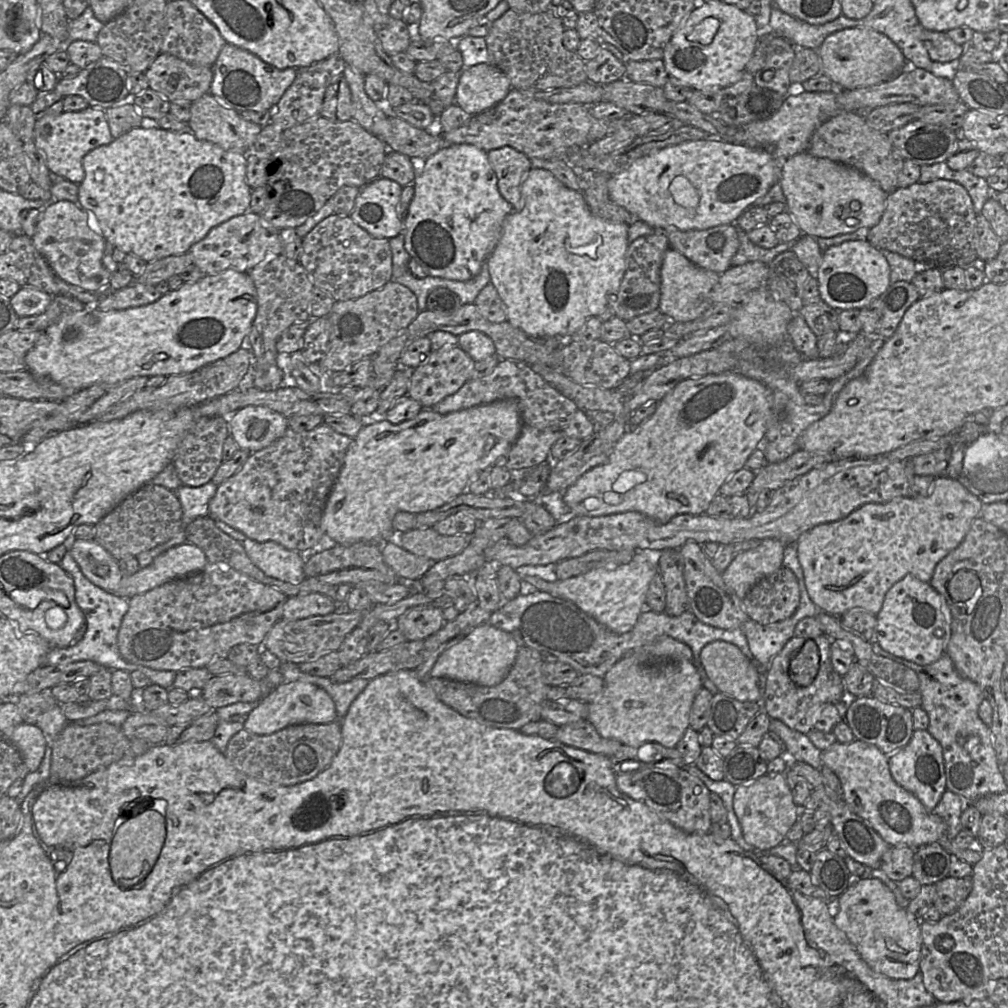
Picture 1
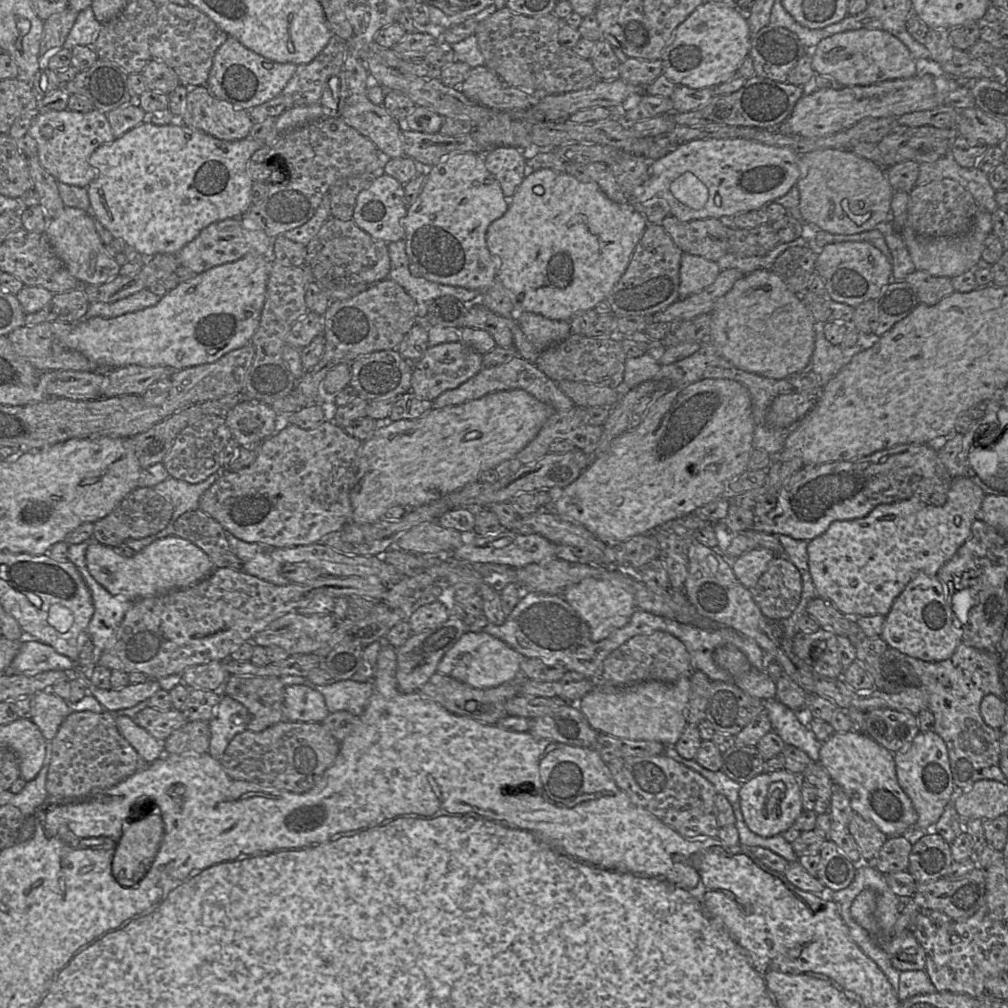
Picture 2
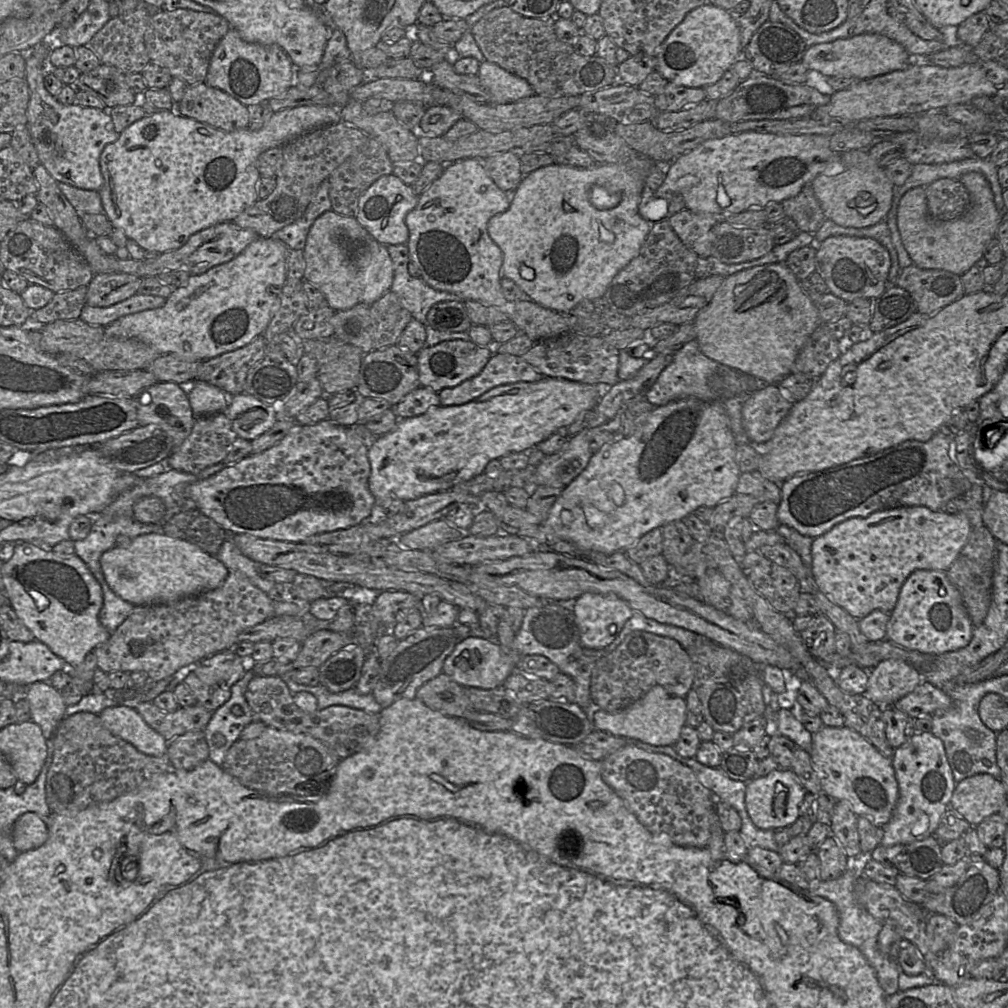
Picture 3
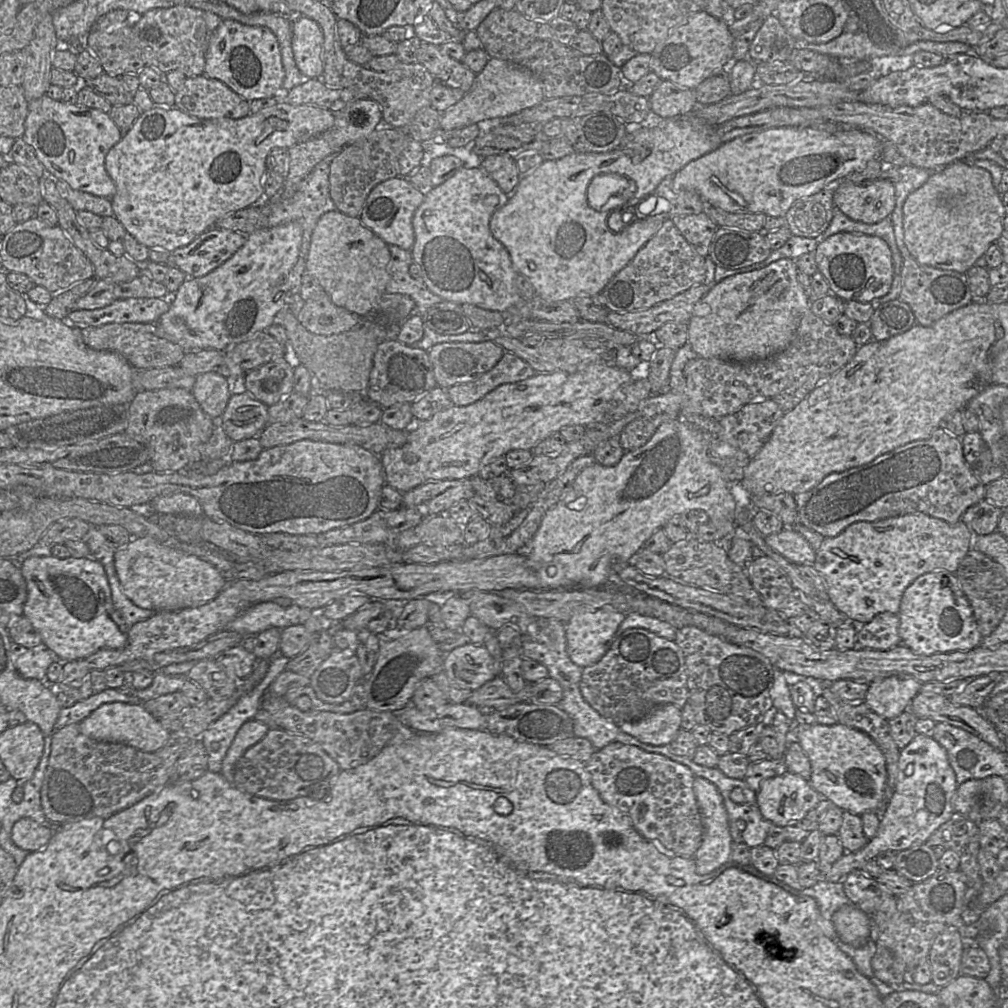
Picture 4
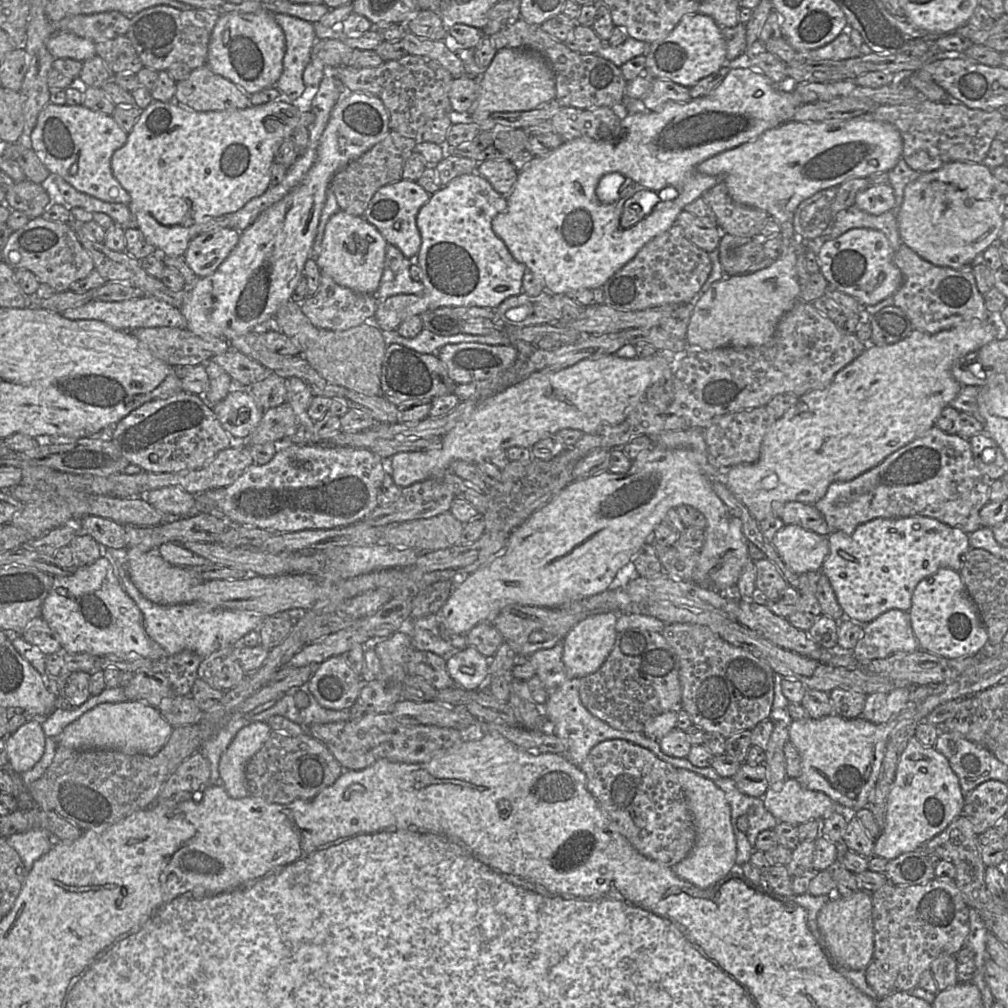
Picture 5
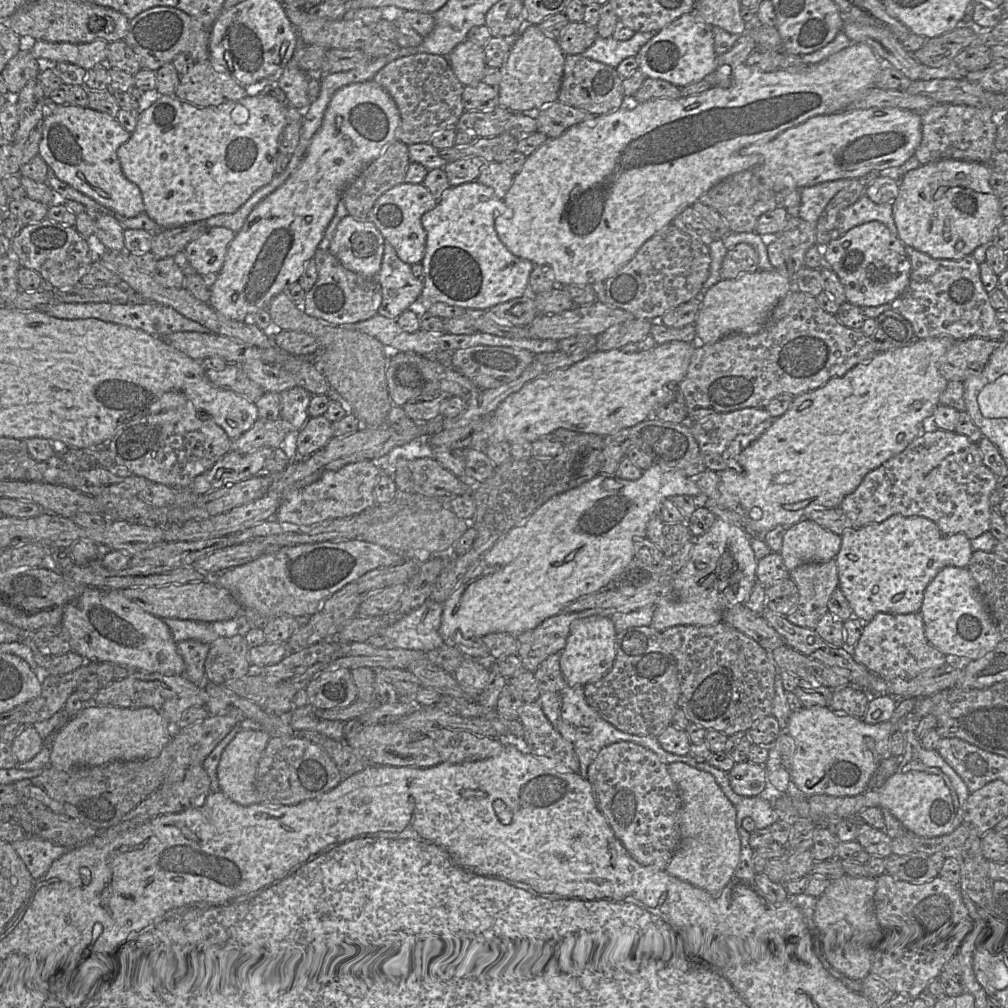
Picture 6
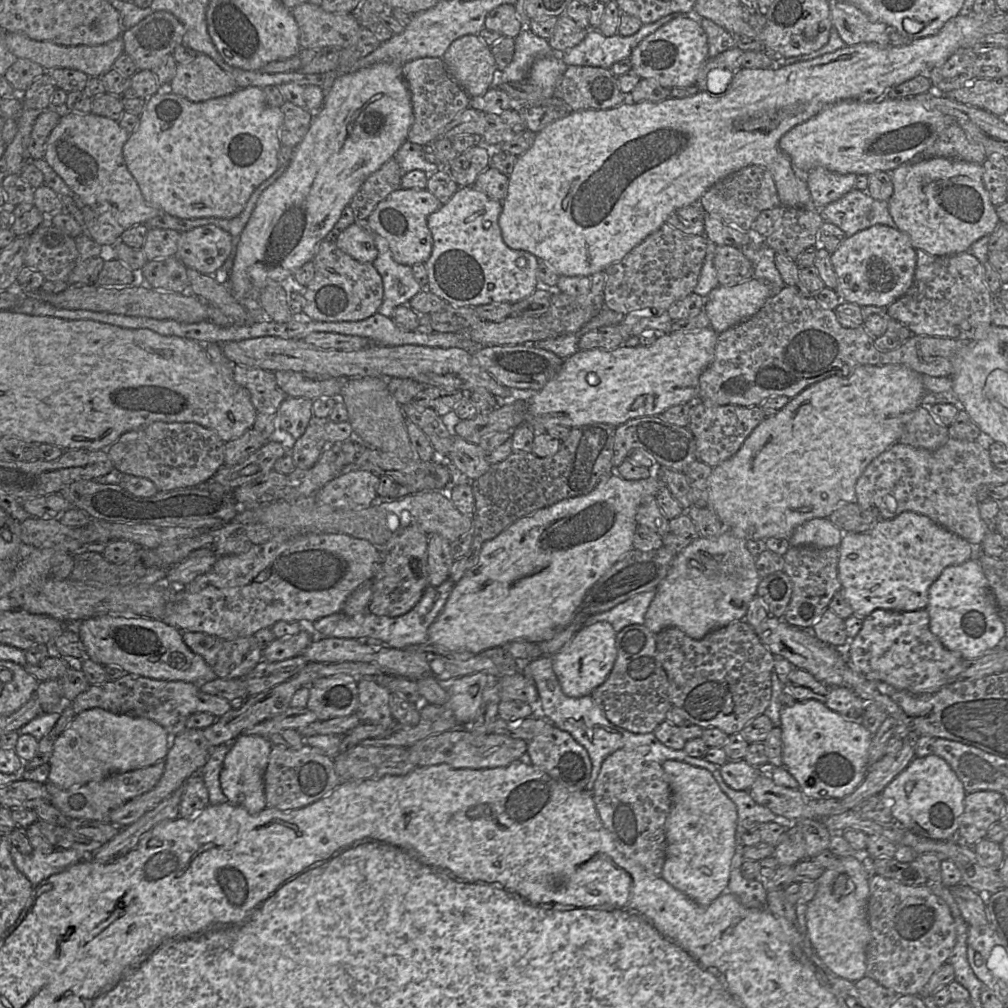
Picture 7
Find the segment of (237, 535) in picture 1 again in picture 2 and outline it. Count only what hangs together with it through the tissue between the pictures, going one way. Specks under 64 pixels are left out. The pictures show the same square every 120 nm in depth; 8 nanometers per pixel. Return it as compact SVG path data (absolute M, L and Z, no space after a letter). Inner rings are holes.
M226 530L225 536L233 553L242 561L242 571L278 586L291 583L282 574L284 563L272 557L272 547L259 543L247 543Z

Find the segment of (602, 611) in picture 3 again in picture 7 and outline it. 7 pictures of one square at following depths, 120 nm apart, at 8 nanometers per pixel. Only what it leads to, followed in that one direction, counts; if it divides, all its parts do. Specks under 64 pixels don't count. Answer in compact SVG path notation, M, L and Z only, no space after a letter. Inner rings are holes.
M599 621L583 626L553 657L553 669L562 691L579 698L591 693L605 682L617 658L616 635L612 625Z

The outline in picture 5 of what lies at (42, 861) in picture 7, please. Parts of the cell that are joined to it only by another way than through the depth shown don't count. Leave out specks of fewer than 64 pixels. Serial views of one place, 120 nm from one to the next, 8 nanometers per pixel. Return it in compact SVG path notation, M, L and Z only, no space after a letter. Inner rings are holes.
M45 829L15 833L6 840L19 854L26 871L30 871L33 864L52 848L50 832Z

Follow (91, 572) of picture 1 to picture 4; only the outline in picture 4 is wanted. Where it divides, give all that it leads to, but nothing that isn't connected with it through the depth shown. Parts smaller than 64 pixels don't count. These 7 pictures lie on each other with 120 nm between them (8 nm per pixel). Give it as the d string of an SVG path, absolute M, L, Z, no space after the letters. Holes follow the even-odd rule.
M146 536L132 538L114 555L115 570L125 595L137 606L157 611L178 611L214 600L228 580L211 563L168 547Z

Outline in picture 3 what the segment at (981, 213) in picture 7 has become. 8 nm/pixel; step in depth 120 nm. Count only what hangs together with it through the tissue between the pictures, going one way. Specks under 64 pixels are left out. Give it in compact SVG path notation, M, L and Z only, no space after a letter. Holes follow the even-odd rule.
M969 172L962 175L959 181L970 195L970 206L956 219L932 219L923 186L910 189L899 202L897 225L901 240L913 264L919 268L945 270L961 276L983 257L987 244L995 237L1003 214L995 206L988 180L981 173Z

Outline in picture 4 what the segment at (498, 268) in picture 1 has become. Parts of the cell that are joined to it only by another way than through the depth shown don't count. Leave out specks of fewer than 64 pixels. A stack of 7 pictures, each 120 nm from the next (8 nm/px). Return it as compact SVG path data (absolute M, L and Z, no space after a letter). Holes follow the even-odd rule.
M693 111L681 114L676 117L663 119L657 126L643 126L641 123L629 123L626 125L626 134L618 148L607 153L582 153L574 152L571 155L565 156L557 160L544 160L533 172L528 175L522 175L517 190L509 195L508 202L495 211L490 218L490 231L492 235L507 249L512 264L517 273L526 276L534 287L536 295L546 301L558 302L565 300L573 300L579 296L593 296L603 291L606 284L621 270L623 269L641 249L661 228L663 222L668 219L668 213L661 213L657 215L643 216L642 219L635 217L622 231L619 233L612 232L607 225L607 219L613 211L599 212L594 210L588 205L587 202L587 187L591 179L601 173L617 173L622 176L633 180L635 183L635 191L632 197L627 201L626 208L636 207L641 200L648 195L652 194L657 188L659 183L667 176L673 176L677 171L683 168L690 161L695 160L715 149L717 149L723 142L721 141L716 131L717 125L710 125L705 120L696 116Z

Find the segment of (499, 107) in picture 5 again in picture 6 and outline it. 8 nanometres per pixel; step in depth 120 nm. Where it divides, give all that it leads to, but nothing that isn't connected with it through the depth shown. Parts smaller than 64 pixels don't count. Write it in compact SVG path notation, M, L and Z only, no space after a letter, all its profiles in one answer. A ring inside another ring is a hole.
M525 24L513 39L511 49L499 68L501 80L498 85L498 107L536 118L536 111L558 100L565 56L557 41L547 37L538 25Z

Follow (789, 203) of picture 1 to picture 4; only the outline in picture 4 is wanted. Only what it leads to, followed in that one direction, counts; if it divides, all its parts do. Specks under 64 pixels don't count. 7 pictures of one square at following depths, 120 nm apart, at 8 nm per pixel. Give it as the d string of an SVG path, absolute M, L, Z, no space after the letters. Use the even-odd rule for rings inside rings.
M877 179L868 185L857 185L848 180L835 184L833 203L837 210L854 221L874 224L890 217L895 208L895 186Z

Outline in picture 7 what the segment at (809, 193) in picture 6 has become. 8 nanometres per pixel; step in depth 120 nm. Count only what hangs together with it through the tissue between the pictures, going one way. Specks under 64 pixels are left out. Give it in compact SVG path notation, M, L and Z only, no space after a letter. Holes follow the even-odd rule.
M817 167L806 174L811 207L821 210L855 188L857 174L840 174Z

